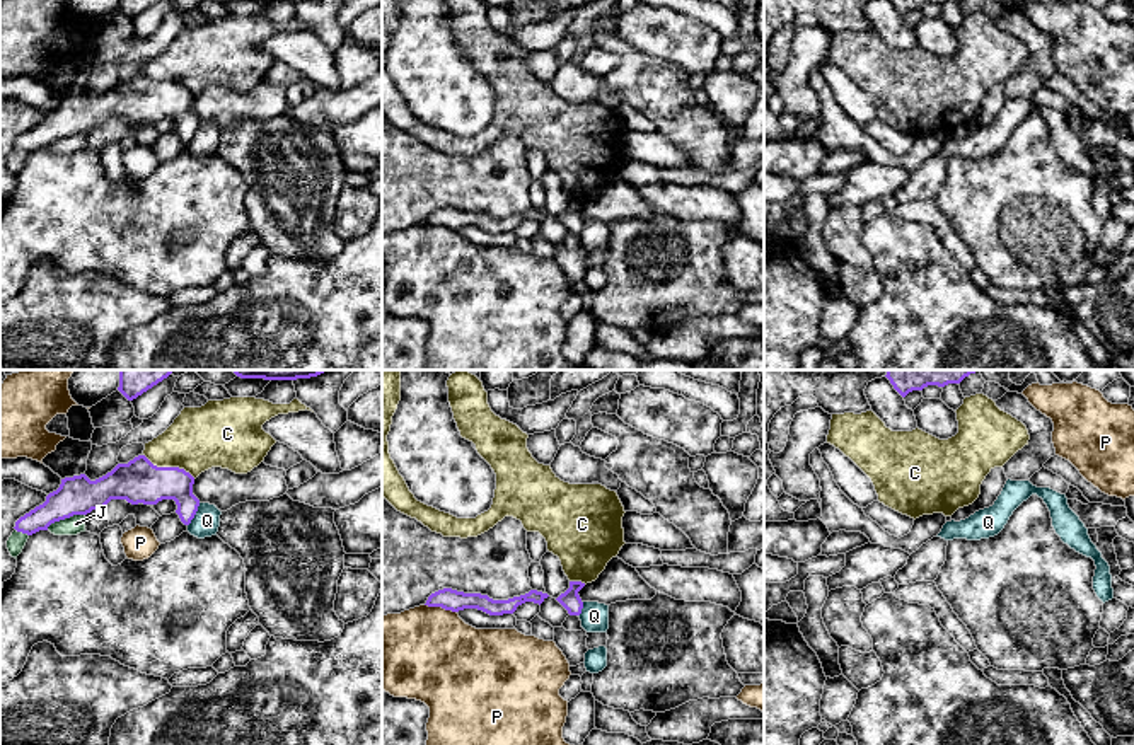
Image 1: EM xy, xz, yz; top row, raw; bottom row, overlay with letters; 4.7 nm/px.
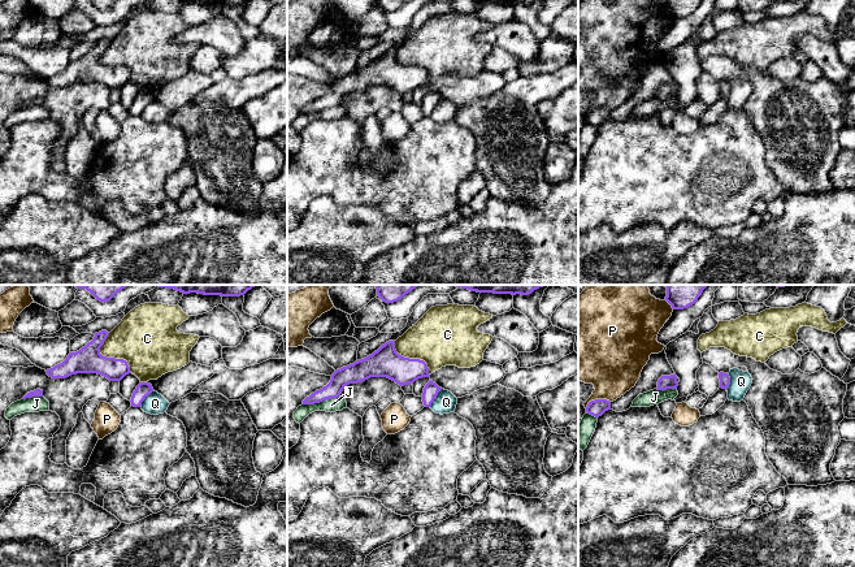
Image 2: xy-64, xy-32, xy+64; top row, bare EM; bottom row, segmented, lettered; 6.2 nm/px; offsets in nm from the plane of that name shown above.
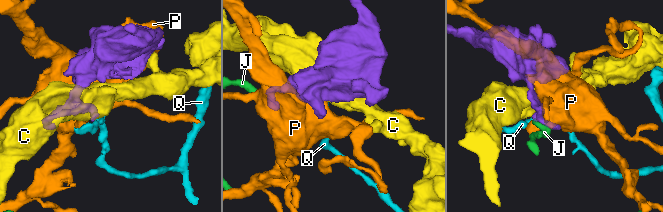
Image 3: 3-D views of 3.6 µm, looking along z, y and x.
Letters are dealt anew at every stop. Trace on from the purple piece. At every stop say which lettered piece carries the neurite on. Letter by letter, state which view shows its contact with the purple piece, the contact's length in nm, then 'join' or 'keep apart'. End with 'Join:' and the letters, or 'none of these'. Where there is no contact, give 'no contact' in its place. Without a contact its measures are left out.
C: meets purple in xy; contact 280 nm long; keep apart
J: meets purple in xy; contact 200 nm long; keep apart
P: meets purple in xz; contact 160 nm long; keep apart
Q: meets purple in xy; contact 130 nm long; keep apart
Join: none of these

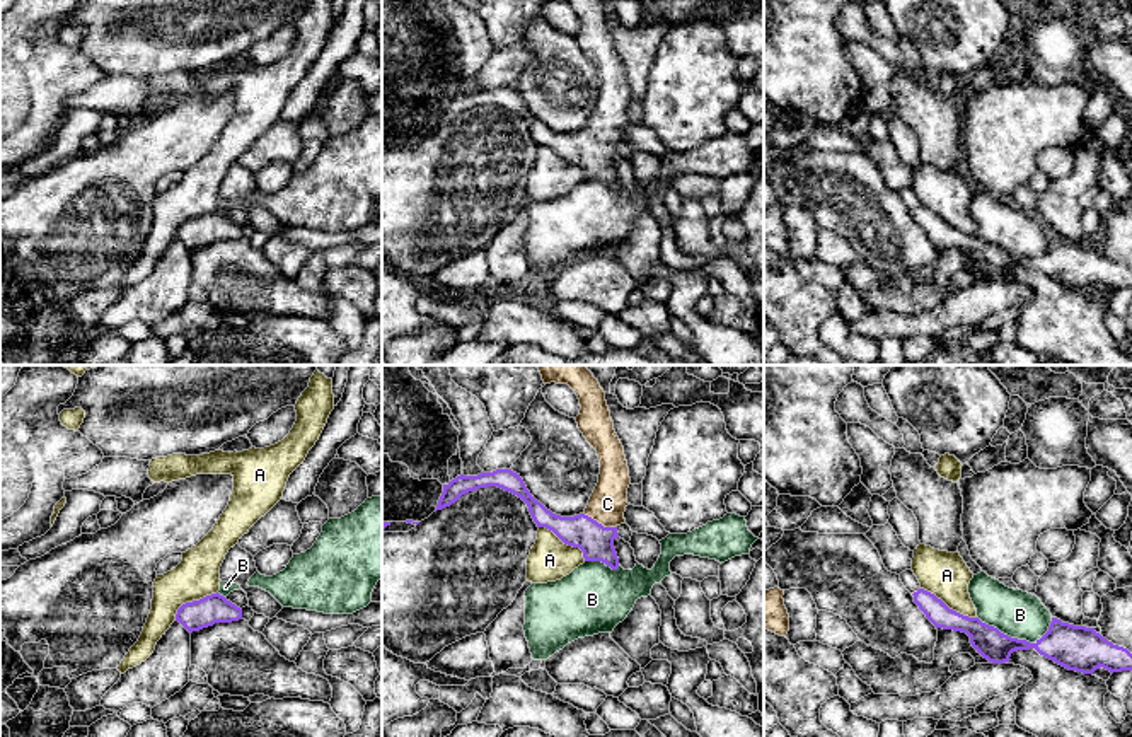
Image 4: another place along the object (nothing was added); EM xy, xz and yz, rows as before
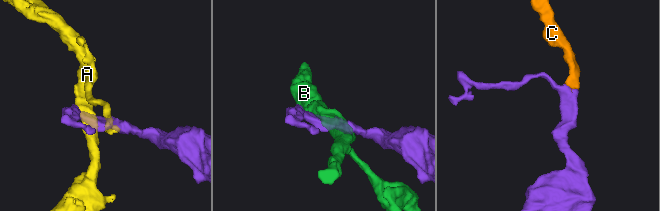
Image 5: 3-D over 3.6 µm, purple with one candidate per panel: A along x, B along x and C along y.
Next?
A: meets purple in yz; contact 300 nm long; keep apart
B: meets purple in yz; contact 360 nm long; keep apart
C: meets purple in xz; contact 170 nm long; join
Join: C

